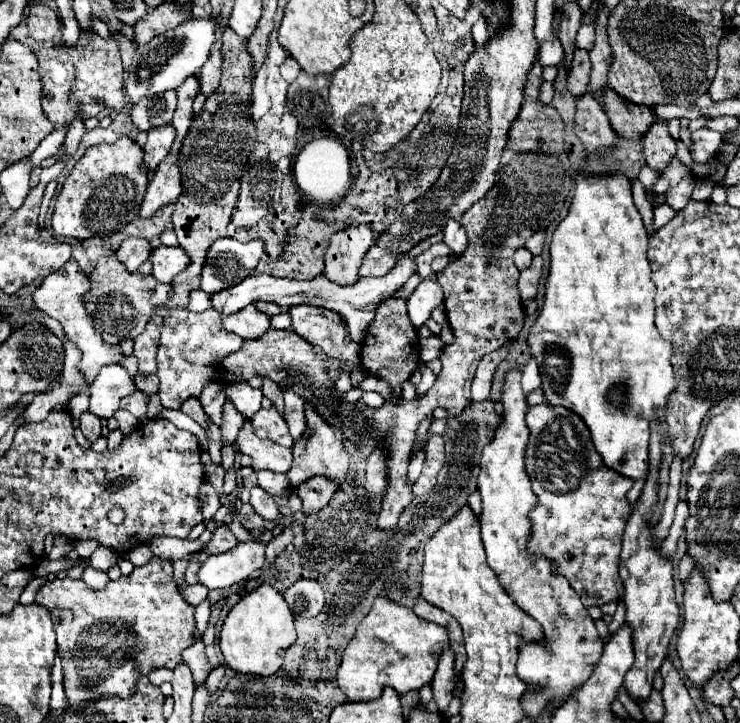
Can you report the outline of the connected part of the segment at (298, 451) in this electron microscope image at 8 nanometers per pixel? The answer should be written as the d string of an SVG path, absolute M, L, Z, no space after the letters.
M305 405L307 409L307 427L317 427L317 431L307 431L299 441L295 441L293 445L293 467L287 471L289 481L293 485L301 485L303 481L311 479L311 477L327 477L331 481L335 481L337 485L341 485L347 477L347 469L349 469L349 455L343 449L343 443L335 437L335 433L331 431L331 427L327 427L327 423L317 415L317 411L309 405Z

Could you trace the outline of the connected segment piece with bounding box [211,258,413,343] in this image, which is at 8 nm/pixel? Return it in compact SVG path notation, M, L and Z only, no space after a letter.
M404 258L399 260L393 271L389 271L385 277L367 277L367 279L359 279L353 285L337 285L333 281L329 281L323 273L317 275L311 281L295 281L295 279L281 279L281 277L271 277L271 275L251 275L245 281L241 281L239 285L227 289L227 291L217 291L215 295L211 295L211 305L213 309L217 309L221 315L231 315L235 311L241 311L243 307L247 307L249 303L253 303L255 299L261 301L269 301L269 303L277 303L277 305L287 305L287 307L295 307L295 305L315 305L315 307L323 307L323 309L331 309L337 311L339 315L345 317L349 331L353 331L353 341L361 343L365 329L371 325L371 321L375 319L375 309L389 297L395 295L395 291L399 291L405 285L407 280L413 274L413 259Z

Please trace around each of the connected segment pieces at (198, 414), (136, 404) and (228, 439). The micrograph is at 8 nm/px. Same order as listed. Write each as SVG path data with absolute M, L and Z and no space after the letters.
M187 399L183 405L181 405L181 411L187 413L191 419L195 419L203 429L207 429L207 419L205 419L205 413L203 413L203 407L199 403L199 399Z
M135 391L135 393L131 393L131 395L127 395L127 397L121 399L121 409L129 411L137 419L141 419L141 417L147 415L147 401L149 401L149 397L145 393Z
M225 403L223 405L223 423L221 423L221 443L223 445L233 445L243 423L247 421L247 417L243 417L235 407L233 403Z

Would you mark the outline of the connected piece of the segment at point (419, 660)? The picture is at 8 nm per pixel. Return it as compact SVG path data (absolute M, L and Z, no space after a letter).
M377 597L373 609L343 651L337 683L349 701L373 701L385 687L393 687L399 695L417 691L433 681L439 657L447 647L449 637L443 627L419 619L413 609L401 607L387 597Z

